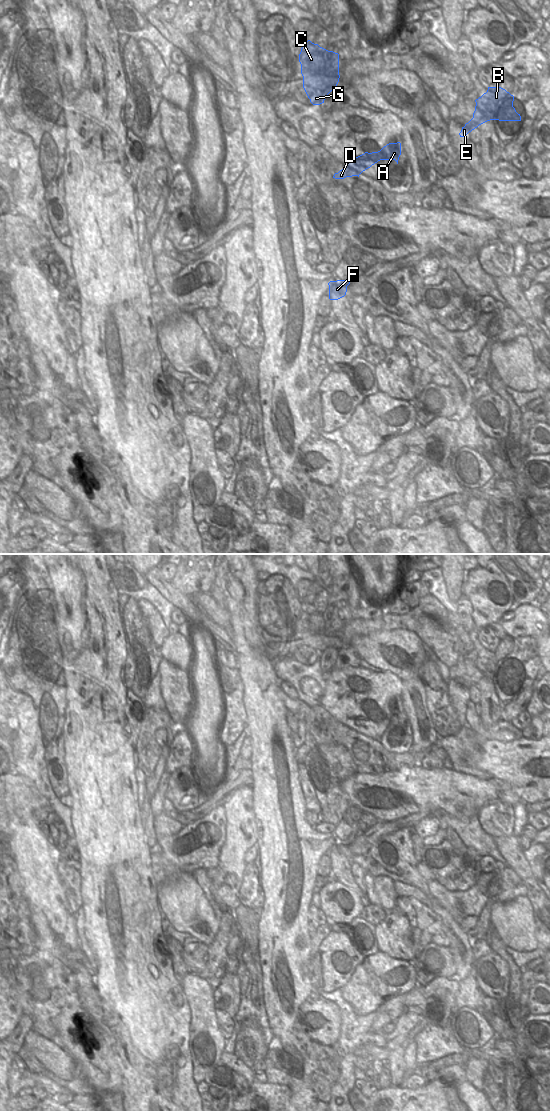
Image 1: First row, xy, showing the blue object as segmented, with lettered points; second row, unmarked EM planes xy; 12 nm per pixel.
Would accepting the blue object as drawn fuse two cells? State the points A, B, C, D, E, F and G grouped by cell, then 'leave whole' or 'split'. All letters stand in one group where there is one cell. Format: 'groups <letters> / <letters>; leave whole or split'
groups A B E / C D F G; split

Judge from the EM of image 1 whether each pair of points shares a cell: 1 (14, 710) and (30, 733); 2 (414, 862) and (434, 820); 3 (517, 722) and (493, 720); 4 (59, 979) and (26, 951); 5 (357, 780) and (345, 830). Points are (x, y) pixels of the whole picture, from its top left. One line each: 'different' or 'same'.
1: different
2: same
3: different
4: same
5: same

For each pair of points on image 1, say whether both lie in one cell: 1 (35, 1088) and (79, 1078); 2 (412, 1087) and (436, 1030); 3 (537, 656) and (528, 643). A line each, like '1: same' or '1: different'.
1: different
2: different
3: same

